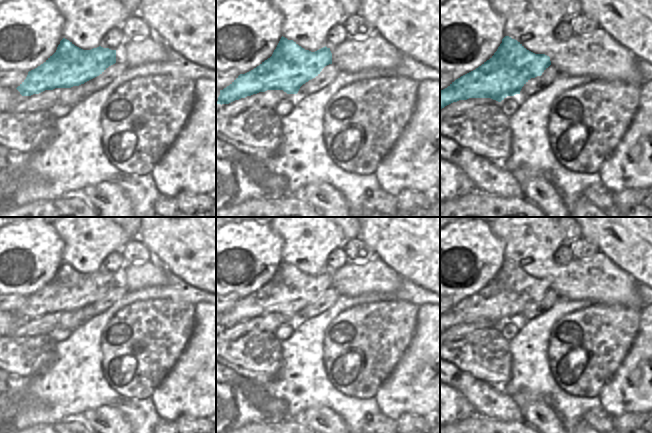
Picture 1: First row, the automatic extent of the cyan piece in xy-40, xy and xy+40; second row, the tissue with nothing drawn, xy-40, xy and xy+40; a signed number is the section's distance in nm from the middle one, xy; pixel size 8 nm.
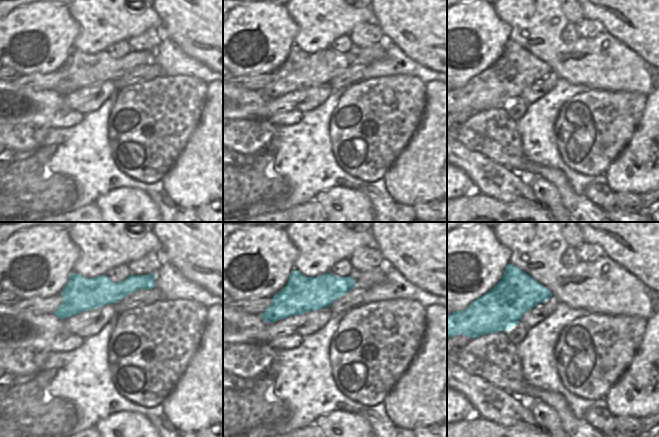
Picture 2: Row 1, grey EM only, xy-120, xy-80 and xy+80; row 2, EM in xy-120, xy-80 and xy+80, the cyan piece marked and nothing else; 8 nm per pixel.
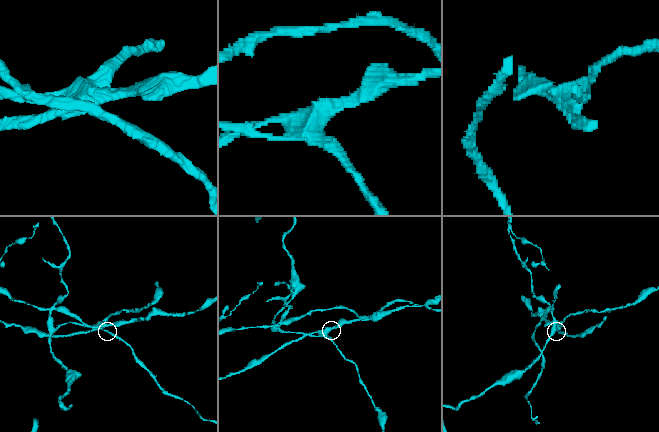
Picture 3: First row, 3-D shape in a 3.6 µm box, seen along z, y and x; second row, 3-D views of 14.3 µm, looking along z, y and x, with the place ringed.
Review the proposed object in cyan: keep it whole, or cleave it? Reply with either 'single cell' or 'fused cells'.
fused cells

